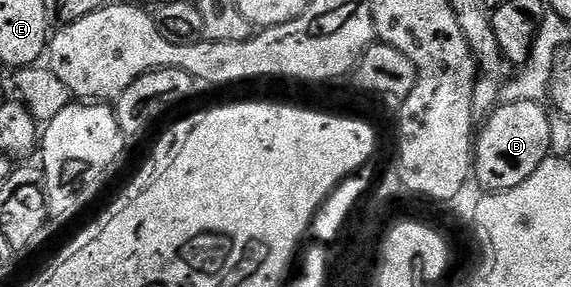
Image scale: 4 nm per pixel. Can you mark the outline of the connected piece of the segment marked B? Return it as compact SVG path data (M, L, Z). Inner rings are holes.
M533 101L500 102L486 116L473 143L473 179L488 192L504 191L529 181L537 165L551 155L551 121L543 103Z

